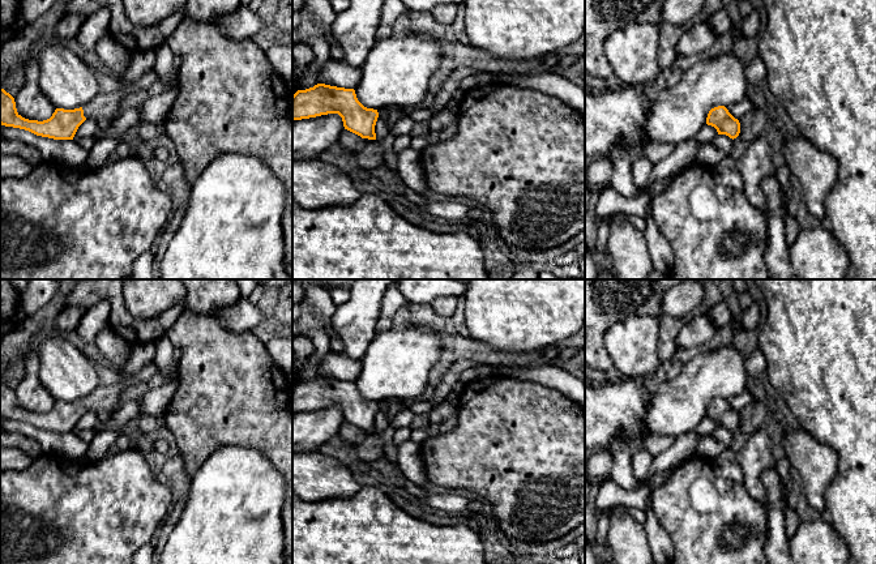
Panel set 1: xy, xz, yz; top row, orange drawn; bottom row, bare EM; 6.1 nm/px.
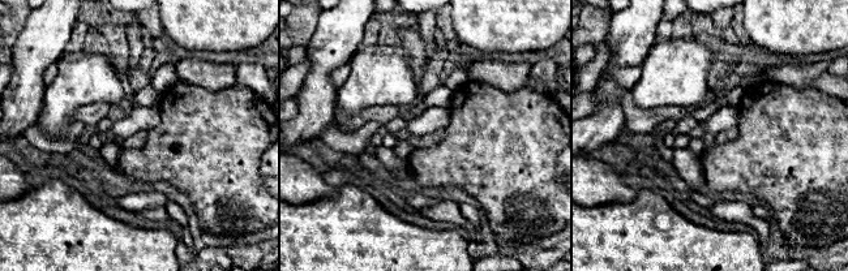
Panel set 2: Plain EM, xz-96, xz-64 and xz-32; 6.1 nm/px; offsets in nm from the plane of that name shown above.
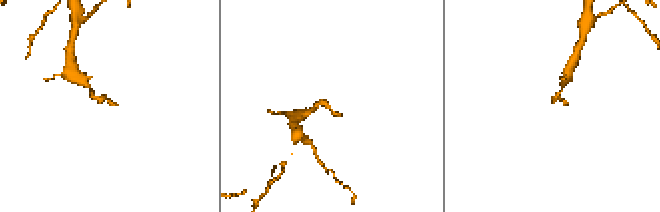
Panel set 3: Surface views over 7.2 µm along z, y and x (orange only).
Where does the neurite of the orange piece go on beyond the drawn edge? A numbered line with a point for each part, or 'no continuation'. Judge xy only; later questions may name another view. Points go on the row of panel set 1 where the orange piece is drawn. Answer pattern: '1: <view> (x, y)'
1: xy (106, 105)

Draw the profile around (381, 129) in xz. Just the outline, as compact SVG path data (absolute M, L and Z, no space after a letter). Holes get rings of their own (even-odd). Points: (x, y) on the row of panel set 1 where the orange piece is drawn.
M377 110L379 118L375 125L376 141L385 138L389 134L388 116L384 110Z

